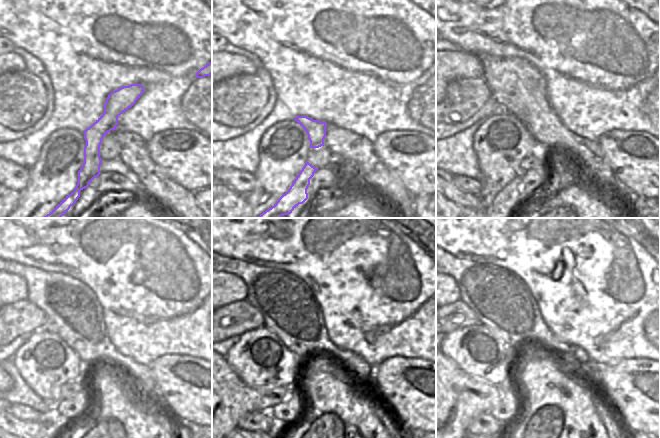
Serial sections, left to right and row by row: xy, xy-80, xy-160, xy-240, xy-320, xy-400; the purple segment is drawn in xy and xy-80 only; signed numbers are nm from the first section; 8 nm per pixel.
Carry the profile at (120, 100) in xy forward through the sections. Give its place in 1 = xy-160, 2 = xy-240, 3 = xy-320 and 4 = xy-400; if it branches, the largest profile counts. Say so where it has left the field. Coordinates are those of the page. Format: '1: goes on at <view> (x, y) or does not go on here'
1: goes on at xy-160 (509, 197)
2: goes on at xy-240 (65, 421)
3: does not go on here
4: does not go on here

